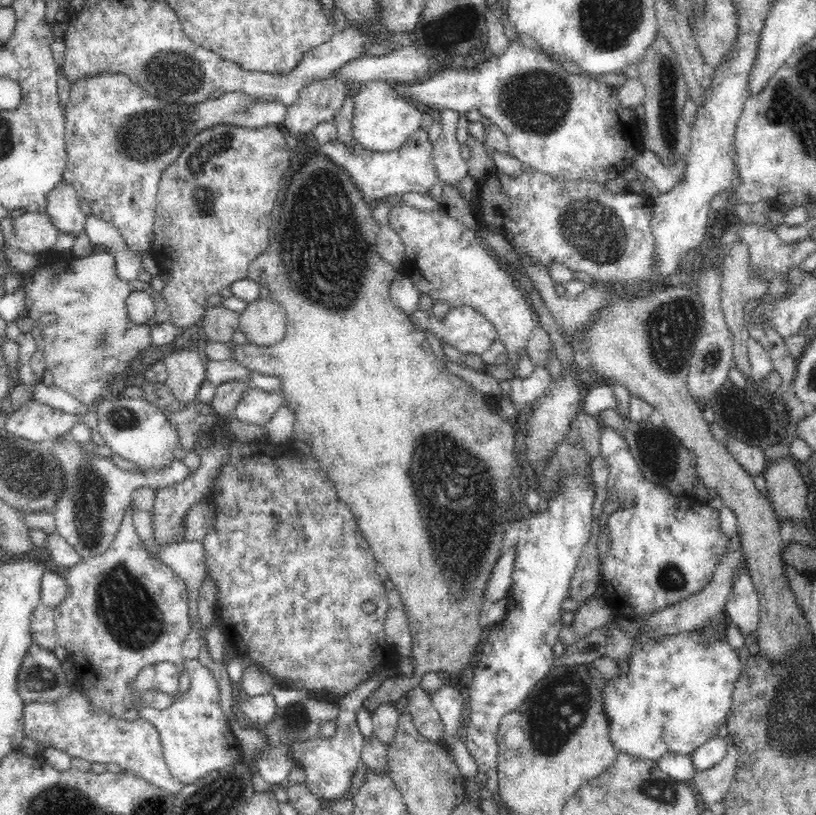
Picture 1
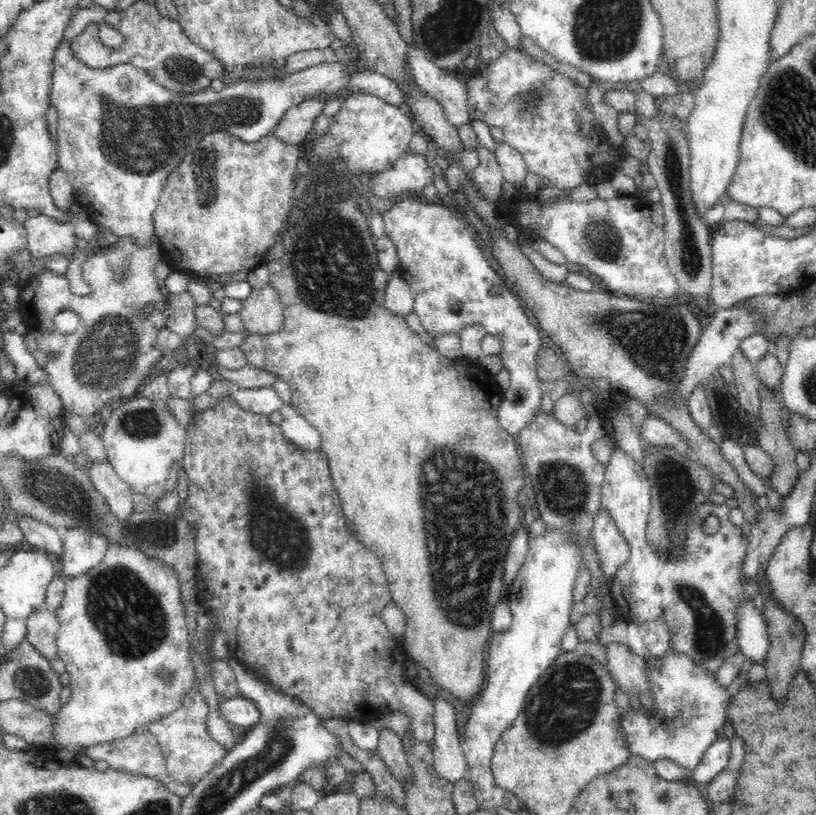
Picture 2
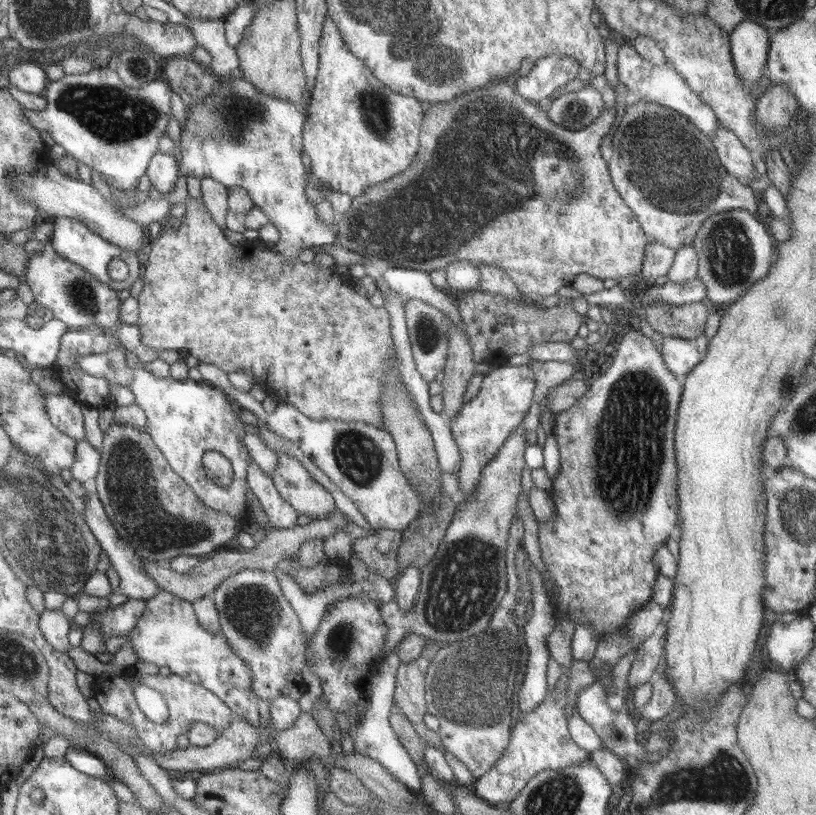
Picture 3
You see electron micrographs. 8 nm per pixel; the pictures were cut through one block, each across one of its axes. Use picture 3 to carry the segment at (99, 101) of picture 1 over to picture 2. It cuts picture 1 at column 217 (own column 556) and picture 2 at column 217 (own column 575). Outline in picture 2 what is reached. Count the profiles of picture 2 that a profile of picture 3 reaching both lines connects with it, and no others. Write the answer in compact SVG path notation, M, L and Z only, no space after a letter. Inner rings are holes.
M63 38L54 52L54 70L50 104L58 114L57 143L59 168L74 187L75 198L85 205L89 221L105 227L120 239L135 240L146 248L155 236L154 212L168 175L180 164L184 155L197 148L204 134L214 130L231 132L248 143L274 133L288 108L314 94L327 92L333 97L346 94L355 64L336 61L323 62L289 74L282 80L241 81L216 85L196 94L172 93L152 81L148 73L132 65L116 65L103 69L88 68L72 55L71 40Z

